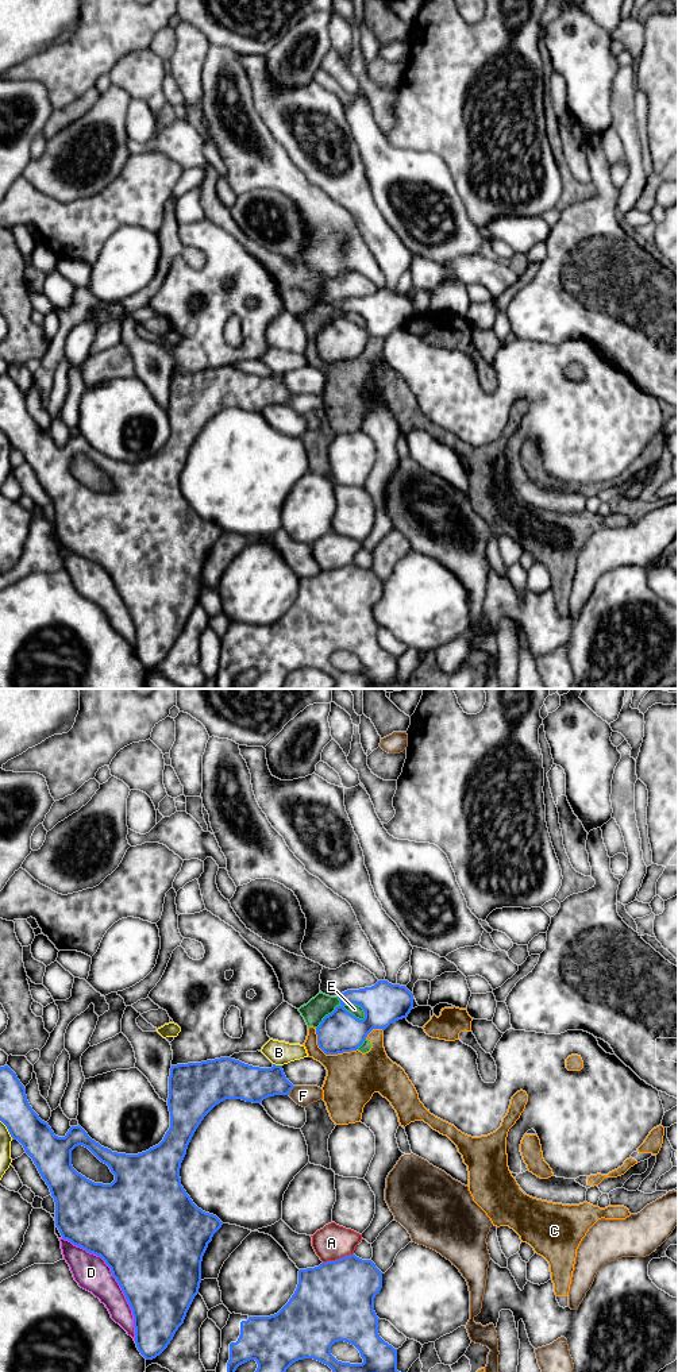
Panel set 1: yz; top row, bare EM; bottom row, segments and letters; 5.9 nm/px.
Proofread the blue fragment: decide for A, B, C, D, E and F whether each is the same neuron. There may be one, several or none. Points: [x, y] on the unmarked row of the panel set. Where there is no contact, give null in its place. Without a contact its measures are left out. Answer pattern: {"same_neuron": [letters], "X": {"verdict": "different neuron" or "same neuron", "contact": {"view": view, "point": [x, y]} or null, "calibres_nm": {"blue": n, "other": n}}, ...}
{"same_neuron": [], "A": {"verdict": "different neuron", "contact": {"view": "yz", "point": [339, 567]}, "calibres_nm": {"blue": 460, "other": 200}}, "B": {"verdict": "different neuron", "contact": {"view": "yz", "point": [277, 374]}, "calibres_nm": {"blue": 220, "other": 140}}, "C": {"verdict": "different neuron", "contact": {"view": "yz", "point": [328, 362]}, "calibres_nm": {"blue": 240, "other": 300}}, "D": {"verdict": "different neuron", "contact": {"view": "yz", "point": [116, 589]}, "calibres_nm": {"blue": 500, "other": 200}}, "E": {"verdict": "different neuron", "contact": {"view": "yz", "point": [341, 313]}, "calibres_nm": {"blue": 240, "other": 70}}, "F": {"verdict": "different neuron", "contact": {"view": "yz", "point": [291, 397]}, "calibres_nm": {"blue": 220, "other": 120}}}

